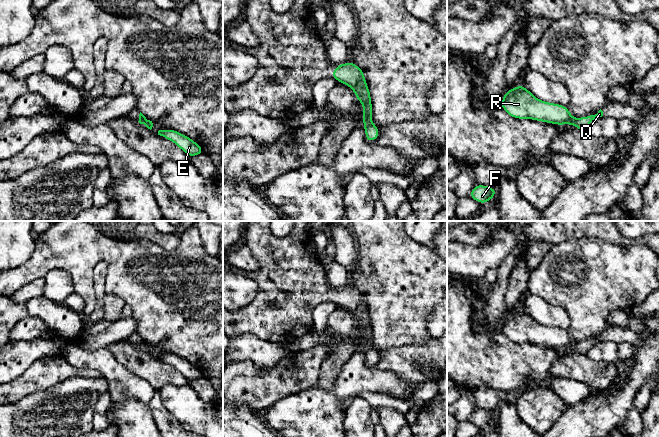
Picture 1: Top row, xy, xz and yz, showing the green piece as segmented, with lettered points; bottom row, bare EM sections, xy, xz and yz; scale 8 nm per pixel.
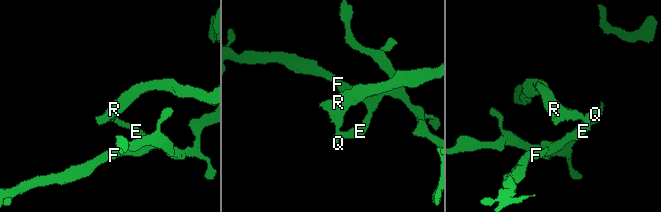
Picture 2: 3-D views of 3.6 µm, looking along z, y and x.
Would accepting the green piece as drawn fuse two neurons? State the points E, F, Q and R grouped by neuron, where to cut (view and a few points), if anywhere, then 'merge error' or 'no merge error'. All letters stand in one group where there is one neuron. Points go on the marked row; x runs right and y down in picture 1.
E F Q / R; cut in xz along (371, 123), (364, 127); merge error

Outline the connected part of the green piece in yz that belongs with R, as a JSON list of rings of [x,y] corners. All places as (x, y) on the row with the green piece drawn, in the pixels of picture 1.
[[[523,84],[516,86],[514,89],[506,90],[500,106],[506,113],[516,119],[531,119],[555,125],[574,125],[576,119],[570,114],[567,106],[544,102],[537,99]]]

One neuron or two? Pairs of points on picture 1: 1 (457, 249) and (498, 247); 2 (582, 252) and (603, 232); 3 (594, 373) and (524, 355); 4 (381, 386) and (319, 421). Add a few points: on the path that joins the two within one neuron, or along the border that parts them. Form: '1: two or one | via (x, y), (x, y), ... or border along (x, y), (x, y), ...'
1: one | via (467, 252), (488, 252)
2: two | border along (574, 239), (601, 238), (619, 246)
3: two | border along (571, 349), (553, 363), (550, 375)
4: one | via (364, 384), (350, 384), (330, 404)

